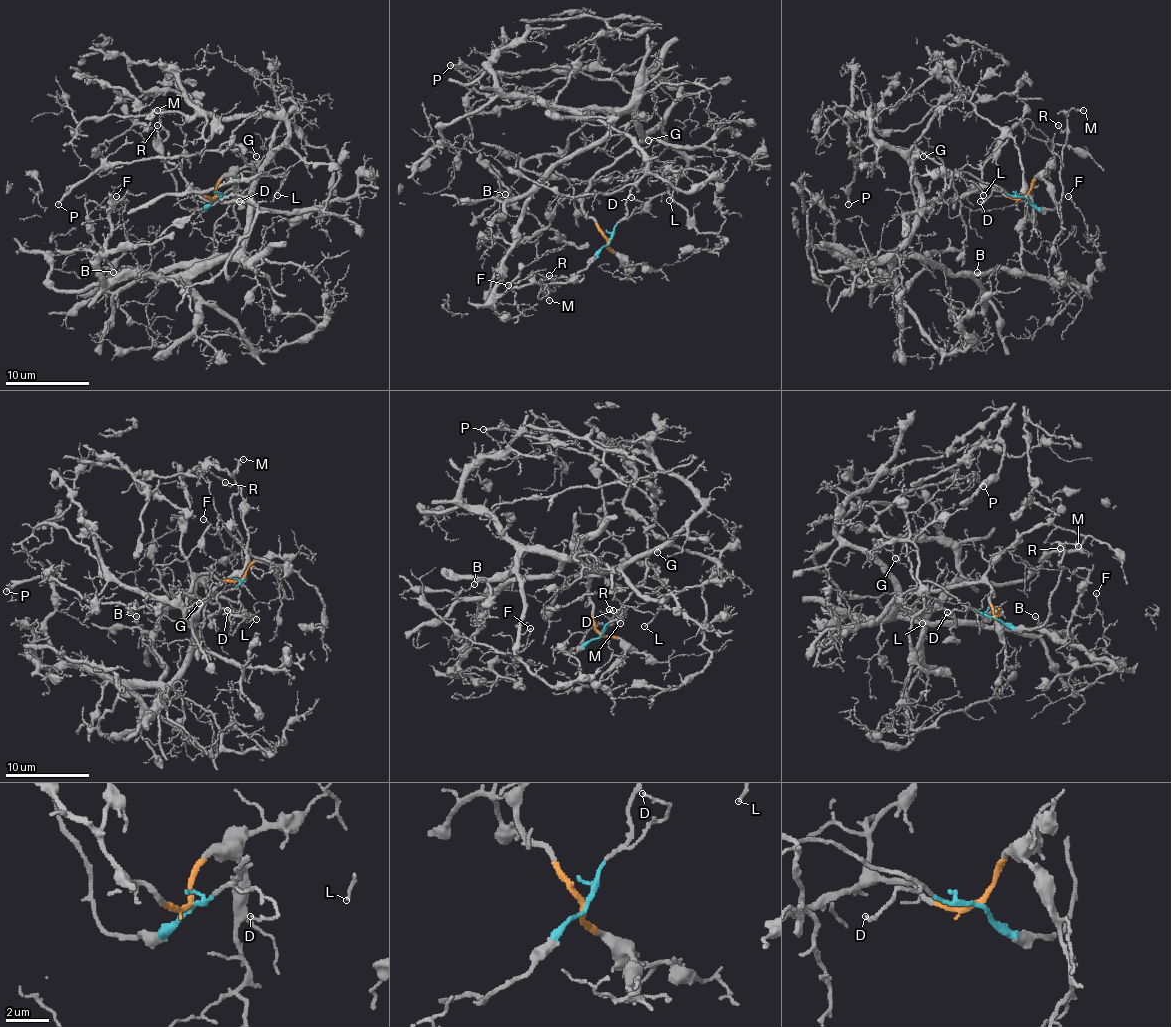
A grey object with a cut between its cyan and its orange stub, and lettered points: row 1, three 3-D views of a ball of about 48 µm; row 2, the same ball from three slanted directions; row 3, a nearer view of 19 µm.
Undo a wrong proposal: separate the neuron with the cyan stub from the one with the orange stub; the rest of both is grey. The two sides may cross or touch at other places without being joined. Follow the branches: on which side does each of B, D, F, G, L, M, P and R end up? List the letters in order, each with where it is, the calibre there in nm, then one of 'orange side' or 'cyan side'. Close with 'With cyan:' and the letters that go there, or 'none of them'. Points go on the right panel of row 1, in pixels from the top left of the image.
B: (977, 272) | 100 nm | orange side
D: (980, 201) | 120 nm | cyan side
F: (1068, 196) | 100 nm | orange side
G: (923, 156) | 130 nm | cyan side
L: (983, 195) | 120 nm | cyan side
M: (1083, 110) | 160 nm | cyan side
P: (848, 204) | 180 nm | cyan side
R: (1058, 125) | 90 nm | cyan side
With cyan: D, G, L, M, P, R

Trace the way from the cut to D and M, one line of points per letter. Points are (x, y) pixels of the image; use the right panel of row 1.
D: (1025, 196), (993, 190), (985, 201), (981, 201)
M: (1025, 196), (1037, 207), (1052, 209), (1059, 205), (1067, 114), (1071, 110), (1084, 110)

